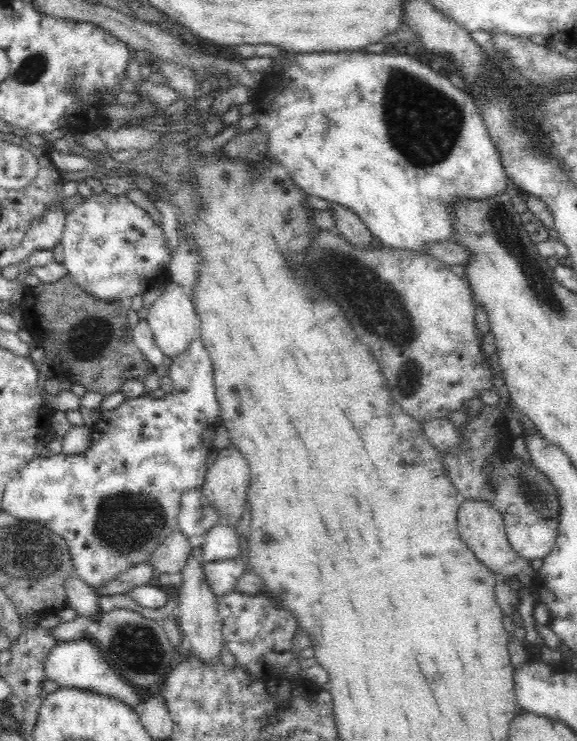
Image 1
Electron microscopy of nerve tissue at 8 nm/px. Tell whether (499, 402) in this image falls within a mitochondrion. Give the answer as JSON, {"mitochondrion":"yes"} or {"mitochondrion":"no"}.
{"mitochondrion":"no"}

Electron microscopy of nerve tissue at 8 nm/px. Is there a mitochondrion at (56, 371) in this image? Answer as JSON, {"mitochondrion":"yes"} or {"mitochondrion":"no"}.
{"mitochondrion":"no"}

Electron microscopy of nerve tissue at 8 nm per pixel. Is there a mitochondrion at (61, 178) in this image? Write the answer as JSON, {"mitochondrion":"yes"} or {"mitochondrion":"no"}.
{"mitochondrion":"no"}

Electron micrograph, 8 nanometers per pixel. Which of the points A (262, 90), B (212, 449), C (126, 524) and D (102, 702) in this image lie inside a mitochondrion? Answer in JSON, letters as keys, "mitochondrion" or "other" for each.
{"A":"other","B":"other","C":"mitochondrion","D":"other"}

